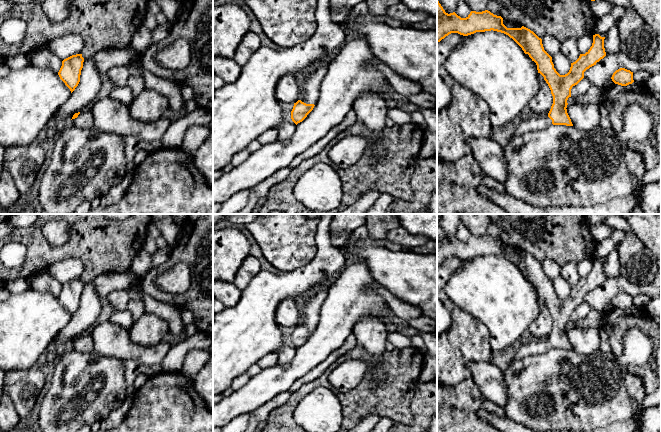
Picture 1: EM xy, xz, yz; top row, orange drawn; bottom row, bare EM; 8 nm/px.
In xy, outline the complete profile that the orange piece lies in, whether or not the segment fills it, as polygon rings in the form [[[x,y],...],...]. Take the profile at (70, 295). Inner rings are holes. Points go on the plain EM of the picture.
[[[82,278],[72,279],[62,285],[62,290],[58,296],[60,303],[70,313],[71,317],[80,306],[81,294],[84,282]]]

